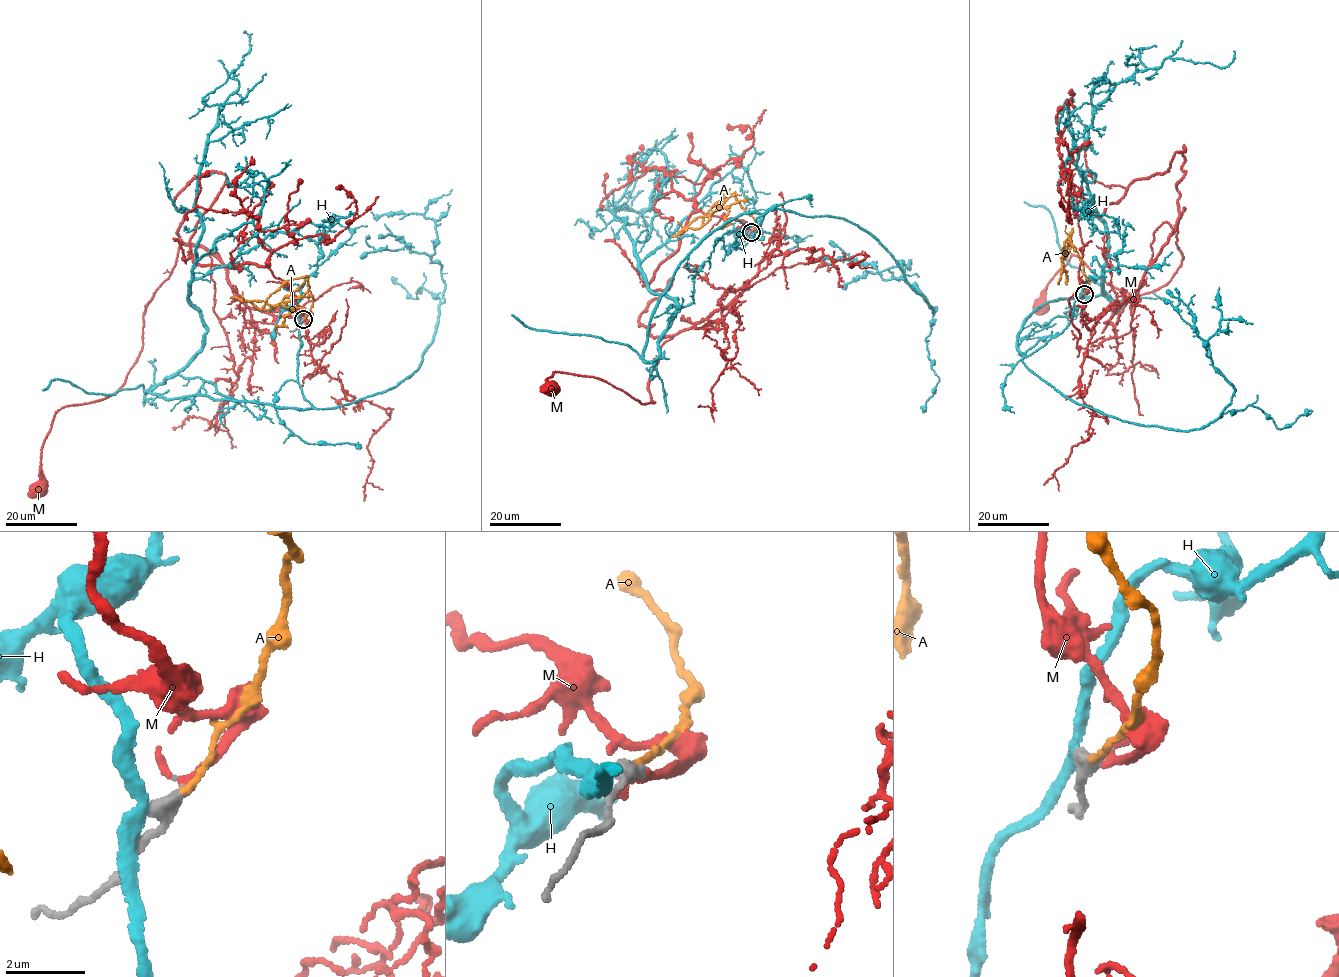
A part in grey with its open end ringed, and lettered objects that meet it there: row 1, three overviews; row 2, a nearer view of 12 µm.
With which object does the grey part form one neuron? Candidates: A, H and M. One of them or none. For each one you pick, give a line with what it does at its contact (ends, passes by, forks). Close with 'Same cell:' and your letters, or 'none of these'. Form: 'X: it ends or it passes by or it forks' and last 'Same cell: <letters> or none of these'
M: it ends
Same cell: M

